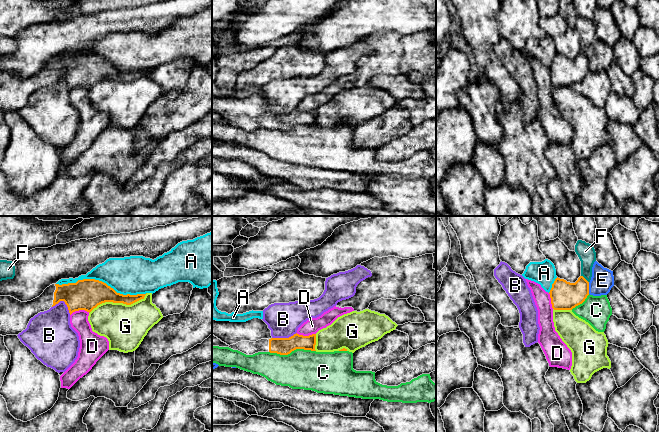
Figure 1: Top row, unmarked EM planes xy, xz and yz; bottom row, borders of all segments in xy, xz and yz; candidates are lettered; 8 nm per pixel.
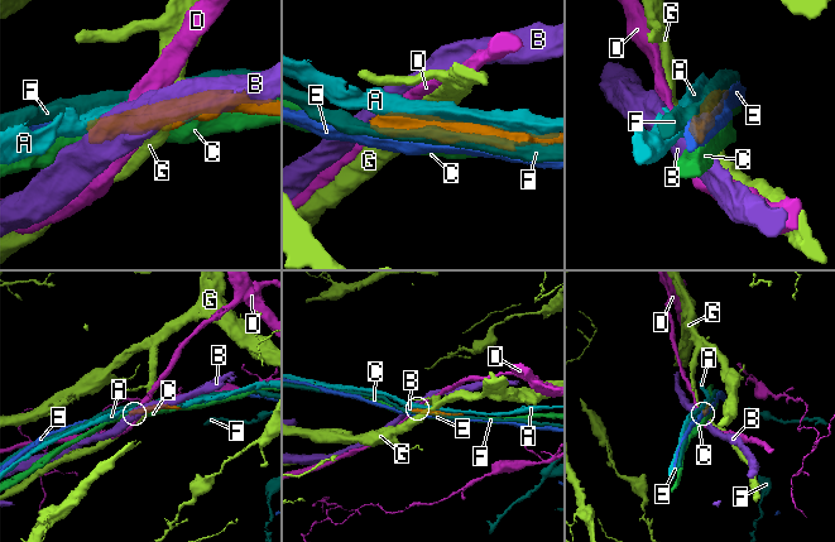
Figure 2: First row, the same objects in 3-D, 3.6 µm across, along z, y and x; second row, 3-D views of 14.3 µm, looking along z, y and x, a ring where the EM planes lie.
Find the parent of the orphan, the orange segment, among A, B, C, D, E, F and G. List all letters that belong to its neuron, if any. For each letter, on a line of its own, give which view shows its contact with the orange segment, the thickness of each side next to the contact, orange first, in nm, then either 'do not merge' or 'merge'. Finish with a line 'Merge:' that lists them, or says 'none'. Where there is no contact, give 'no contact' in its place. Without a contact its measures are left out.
A: meets orange in xy; 240 nm thick on the orange side, 300 nm on the other; do not merge
B: meets orange in xy; 240 nm thick on the orange side, 320 nm on the other; do not merge
C: meets orange in xz; 140 nm thick on the orange side, 320 nm on the other; do not merge
D: meets orange in xy; 240 nm thick on the orange side, 150 nm on the other; do not merge
E: meets orange in yz; 220 nm thick on the orange side, 190 nm on the other; do not merge
F: meets orange in yz; 220 nm thick on the orange side, 140 nm on the other; do not merge
G: meets orange in xy; 240 nm thick on the orange side, 360 nm on the other; do not merge
Merge: none

